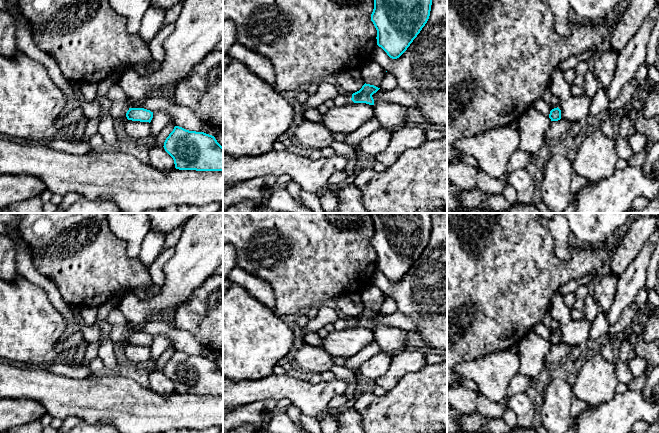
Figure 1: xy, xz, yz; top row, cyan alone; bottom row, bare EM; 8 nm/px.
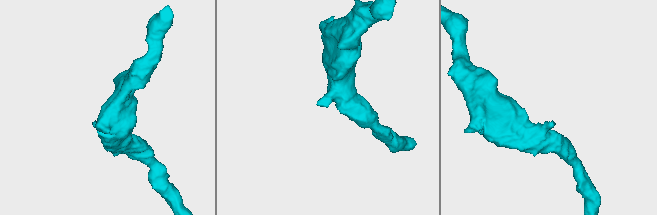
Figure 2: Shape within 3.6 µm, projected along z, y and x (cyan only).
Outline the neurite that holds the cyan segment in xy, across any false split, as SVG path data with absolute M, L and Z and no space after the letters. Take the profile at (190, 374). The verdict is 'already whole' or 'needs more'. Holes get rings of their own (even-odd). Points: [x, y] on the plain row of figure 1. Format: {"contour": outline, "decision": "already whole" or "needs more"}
{"contour": "M175 350L164 366L165 375L173 382L179 394L223 395L223 371L214 360L204 356L189 355Z", "decision": "already whole"}

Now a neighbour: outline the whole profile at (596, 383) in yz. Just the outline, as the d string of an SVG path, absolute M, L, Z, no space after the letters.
M600 352L593 355L586 354L576 373L574 396L585 401L587 408L611 400L616 394L616 386L619 383L615 367L616 362L607 361Z

